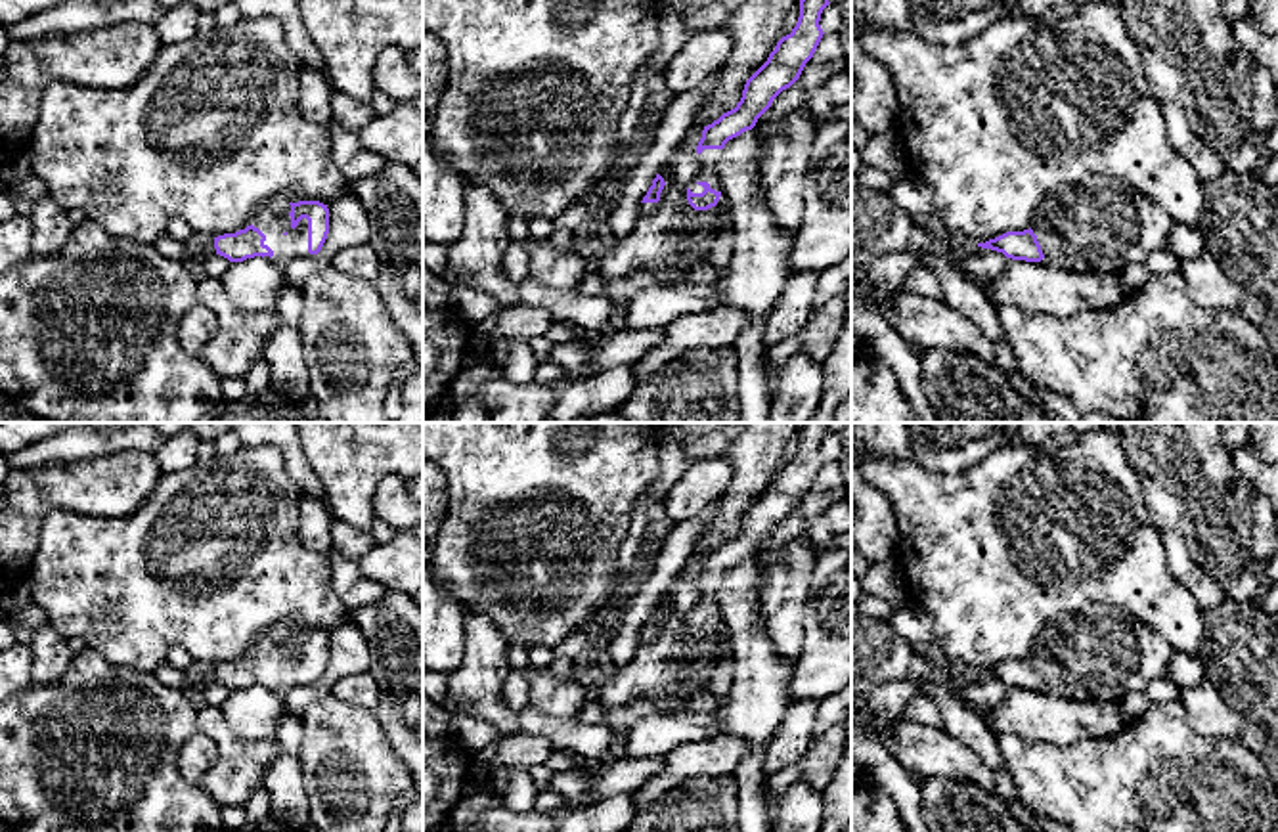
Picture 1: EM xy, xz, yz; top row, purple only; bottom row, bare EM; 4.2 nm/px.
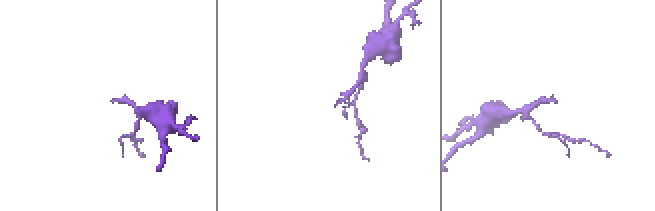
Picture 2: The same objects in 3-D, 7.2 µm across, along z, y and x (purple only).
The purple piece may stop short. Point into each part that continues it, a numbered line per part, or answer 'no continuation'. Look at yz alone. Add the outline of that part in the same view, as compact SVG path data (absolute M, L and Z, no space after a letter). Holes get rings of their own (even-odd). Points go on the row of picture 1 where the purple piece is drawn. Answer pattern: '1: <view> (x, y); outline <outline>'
1: yz (1101, 224); outline M1087 178L1077 186L1054 191L1031 230L1045 254L1041 264L1079 274L1119 274L1129 262L1142 262L1152 251L1167 247L1173 226L1165 208L1123 182Z

